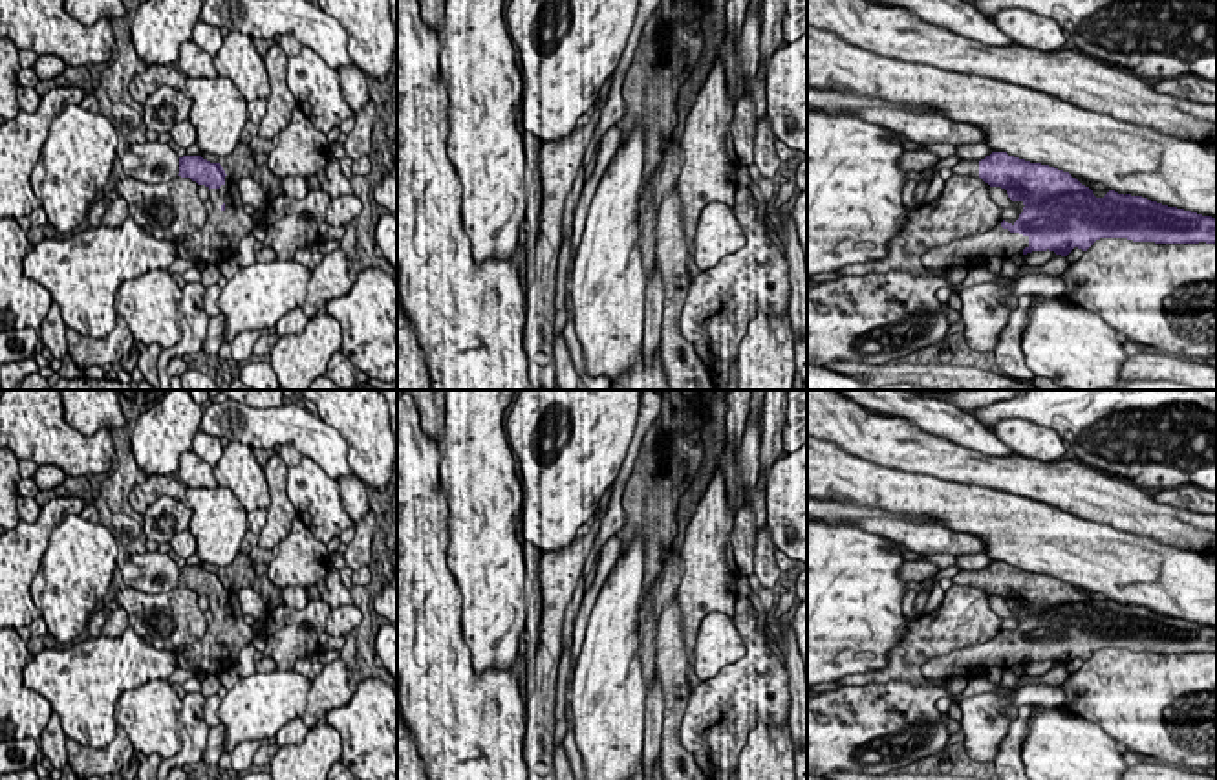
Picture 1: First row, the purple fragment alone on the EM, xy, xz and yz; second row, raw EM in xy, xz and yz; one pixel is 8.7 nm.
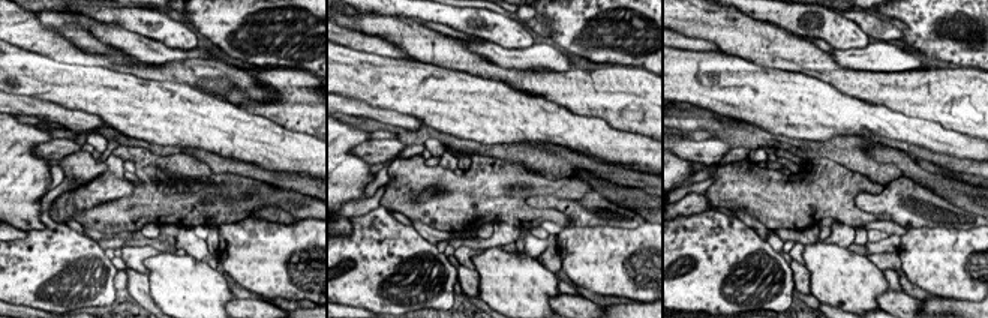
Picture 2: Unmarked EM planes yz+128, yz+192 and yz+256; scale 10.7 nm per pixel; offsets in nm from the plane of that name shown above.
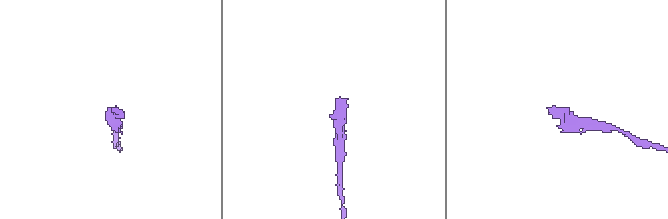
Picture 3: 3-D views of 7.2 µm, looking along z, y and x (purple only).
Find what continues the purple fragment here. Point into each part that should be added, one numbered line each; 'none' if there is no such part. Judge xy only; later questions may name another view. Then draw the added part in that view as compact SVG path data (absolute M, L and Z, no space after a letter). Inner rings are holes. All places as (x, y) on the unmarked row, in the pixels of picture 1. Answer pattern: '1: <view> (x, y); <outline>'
1: xy (218, 650); M225 586L220 599L209 601L212 623L207 634L190 645L174 650L178 666L183 670L203 670L220 676L232 668L243 646L253 643L254 628L243 621L236 591Z

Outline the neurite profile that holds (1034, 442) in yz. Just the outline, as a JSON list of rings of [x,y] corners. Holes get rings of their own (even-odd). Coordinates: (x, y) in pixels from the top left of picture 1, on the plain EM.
[[[1021,417],[1003,419],[990,432],[1027,460],[1052,463],[1060,461],[1067,452],[1067,445],[1054,428]]]

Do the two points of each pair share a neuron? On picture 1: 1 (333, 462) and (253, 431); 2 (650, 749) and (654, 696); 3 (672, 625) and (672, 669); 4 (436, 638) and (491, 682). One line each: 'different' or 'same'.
1: same
2: same
3: same
4: same

